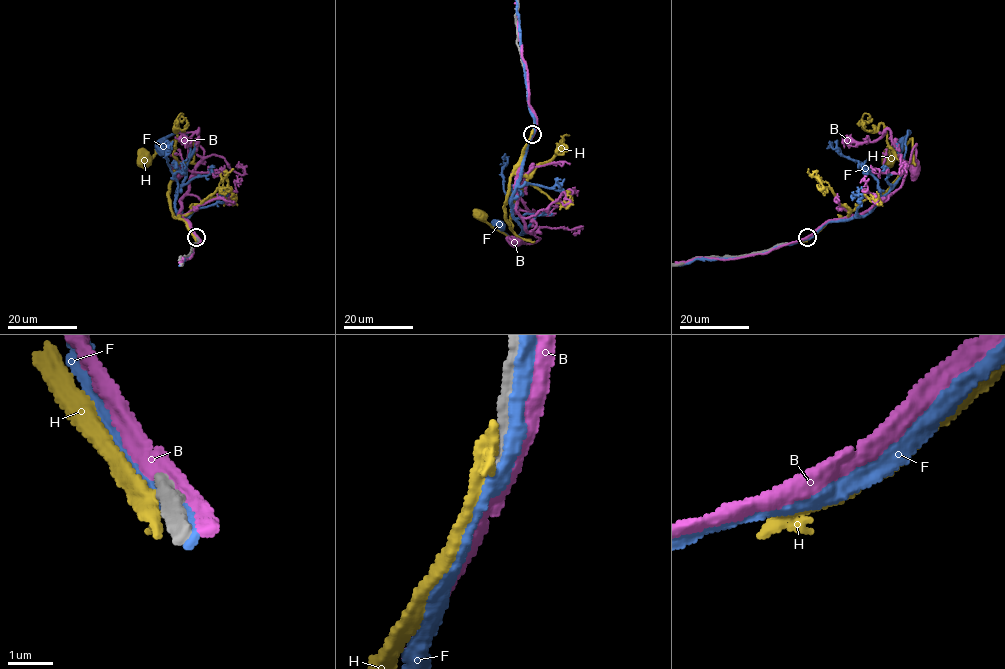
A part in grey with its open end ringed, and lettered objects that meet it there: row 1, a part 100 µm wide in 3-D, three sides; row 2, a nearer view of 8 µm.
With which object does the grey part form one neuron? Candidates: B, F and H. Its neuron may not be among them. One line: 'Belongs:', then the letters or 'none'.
Belongs: none

